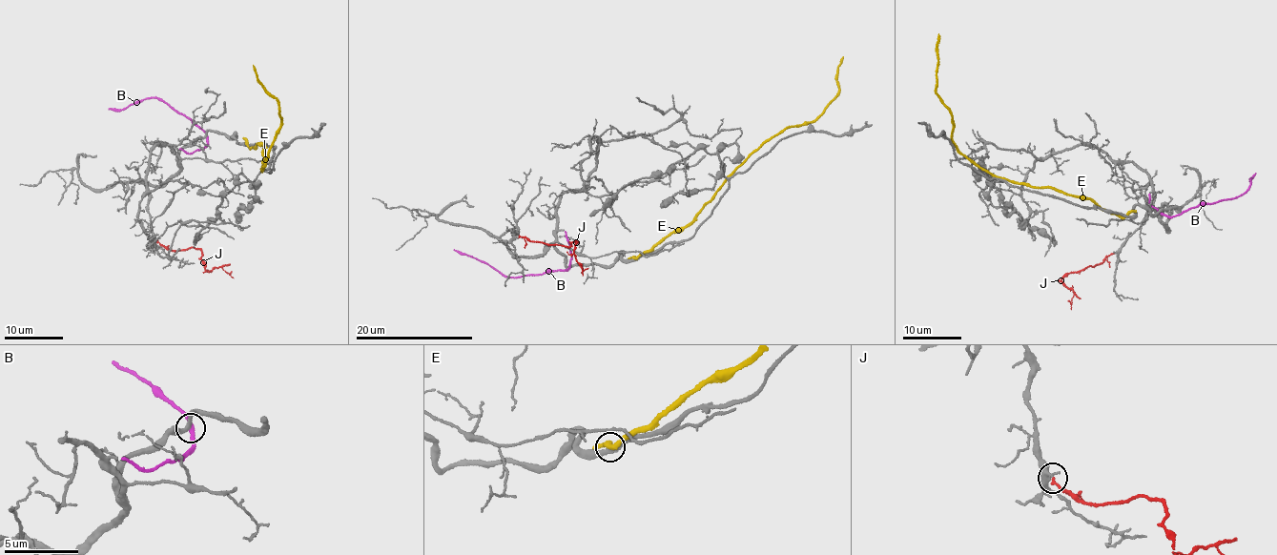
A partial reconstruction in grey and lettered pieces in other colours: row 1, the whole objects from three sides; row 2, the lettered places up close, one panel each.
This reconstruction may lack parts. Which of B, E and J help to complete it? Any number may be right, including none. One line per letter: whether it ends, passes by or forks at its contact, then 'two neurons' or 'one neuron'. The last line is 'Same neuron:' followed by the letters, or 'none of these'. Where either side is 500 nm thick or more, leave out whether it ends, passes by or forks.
B: it passes by; one neuron
E: it passes by; two neurons
J: it ends there; one neuron
Same neuron: B, J

